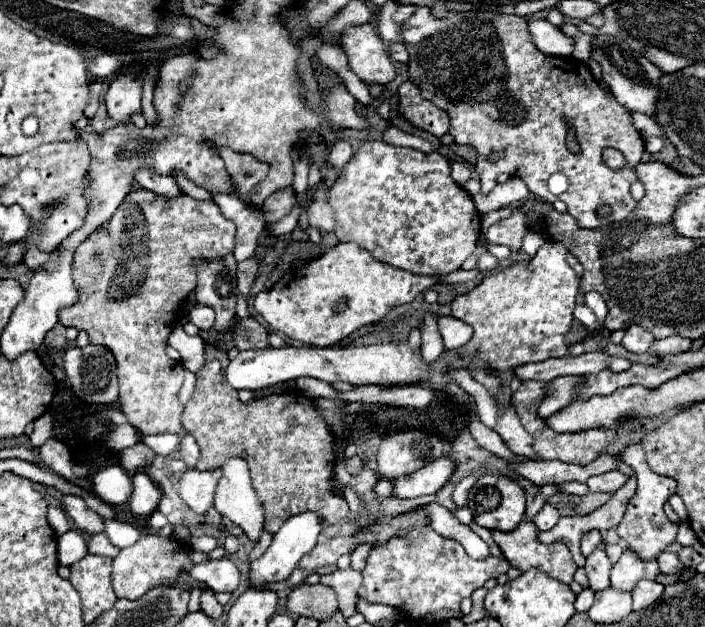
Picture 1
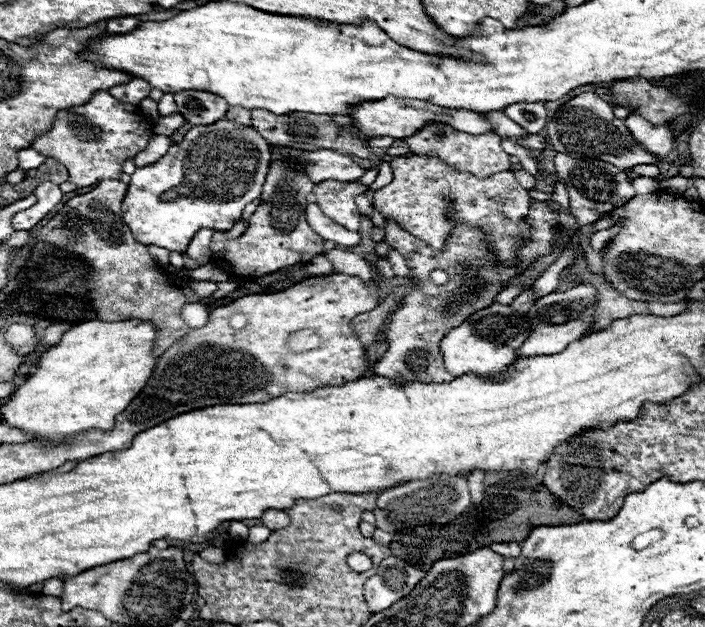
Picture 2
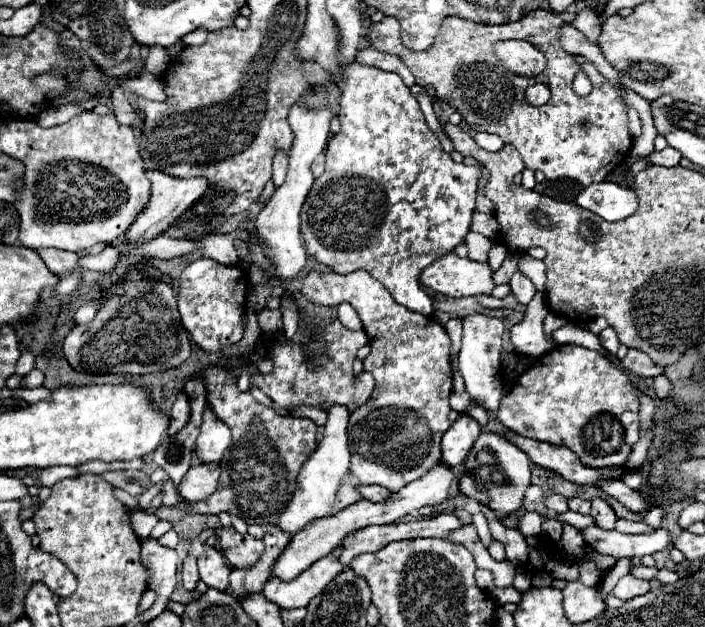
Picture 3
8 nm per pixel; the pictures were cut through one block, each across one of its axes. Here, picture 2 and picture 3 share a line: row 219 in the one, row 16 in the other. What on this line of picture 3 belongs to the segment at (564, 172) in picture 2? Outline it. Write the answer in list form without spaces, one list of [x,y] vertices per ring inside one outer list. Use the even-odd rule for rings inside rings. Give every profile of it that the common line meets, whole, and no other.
[[[584,8],[582,12],[576,14],[572,26],[576,30],[580,30],[592,44],[598,44],[598,38],[600,38],[600,30],[602,30],[602,22],[600,22],[600,14],[592,8]]]

